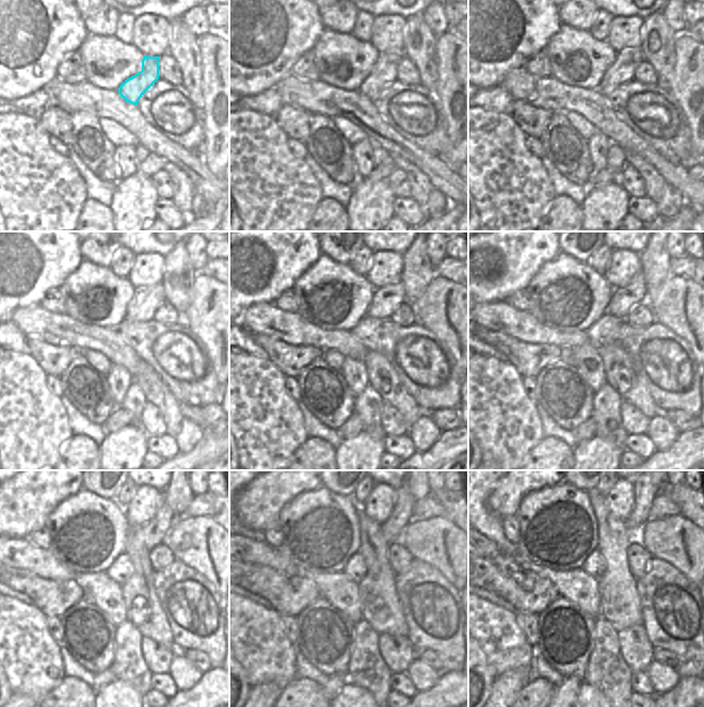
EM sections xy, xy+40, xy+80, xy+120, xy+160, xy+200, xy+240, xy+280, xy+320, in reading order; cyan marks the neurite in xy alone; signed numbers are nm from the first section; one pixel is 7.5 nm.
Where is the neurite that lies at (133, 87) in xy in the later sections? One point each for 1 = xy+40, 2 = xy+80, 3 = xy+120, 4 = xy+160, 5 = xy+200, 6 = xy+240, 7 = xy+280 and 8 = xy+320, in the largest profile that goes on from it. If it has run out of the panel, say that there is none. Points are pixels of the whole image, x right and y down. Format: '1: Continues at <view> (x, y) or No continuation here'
1: Continues at xy+40 (384, 71)
2: Continues at xy+80 (622, 70)
3: Continues at xy+120 (145, 302)
4: Continues at xy+160 (385, 300)
5: Continues at xy+200 (623, 300)
6: Continues at xy+240 (156, 531)
7: Continues at xy+280 (400, 517)
8: Continues at xy+320 (645, 492)

